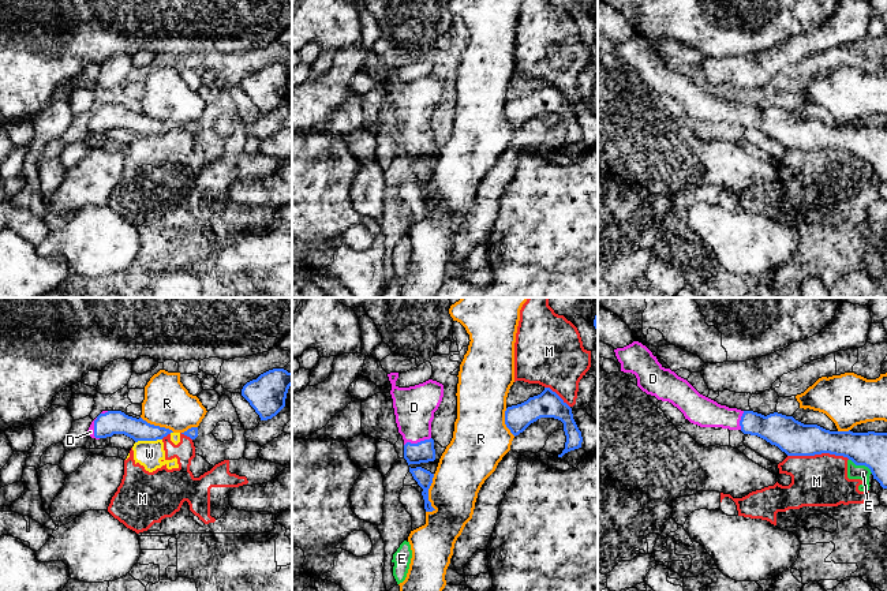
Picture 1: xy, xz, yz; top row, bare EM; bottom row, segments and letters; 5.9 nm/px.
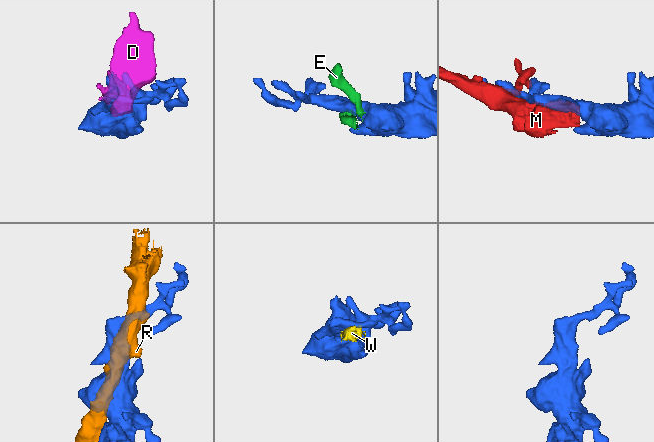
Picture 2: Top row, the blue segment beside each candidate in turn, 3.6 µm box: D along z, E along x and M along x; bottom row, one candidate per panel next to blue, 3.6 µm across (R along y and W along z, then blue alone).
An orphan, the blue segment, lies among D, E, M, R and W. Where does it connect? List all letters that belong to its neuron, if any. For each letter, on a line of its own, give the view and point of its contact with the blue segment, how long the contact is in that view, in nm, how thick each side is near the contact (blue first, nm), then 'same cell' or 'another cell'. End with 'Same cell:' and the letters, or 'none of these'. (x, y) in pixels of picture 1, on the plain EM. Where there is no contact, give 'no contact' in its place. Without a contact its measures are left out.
D: contact xz (418, 137); length 170 nm; calibres 130 and 240 nm; same cell
E: contact yz (861, 159); length 170 nm; calibres 200 and 90 nm; another cell
M: contact yz (819, 148); length 360 nm; calibres 200 and 300 nm; another cell
R: contact xz (427, 190); length 240 nm; calibres 100 and 280 nm; another cell
W: contact xy (148, 134); length 160 nm; calibres 140 and 160 nm; another cell
Same cell: D

